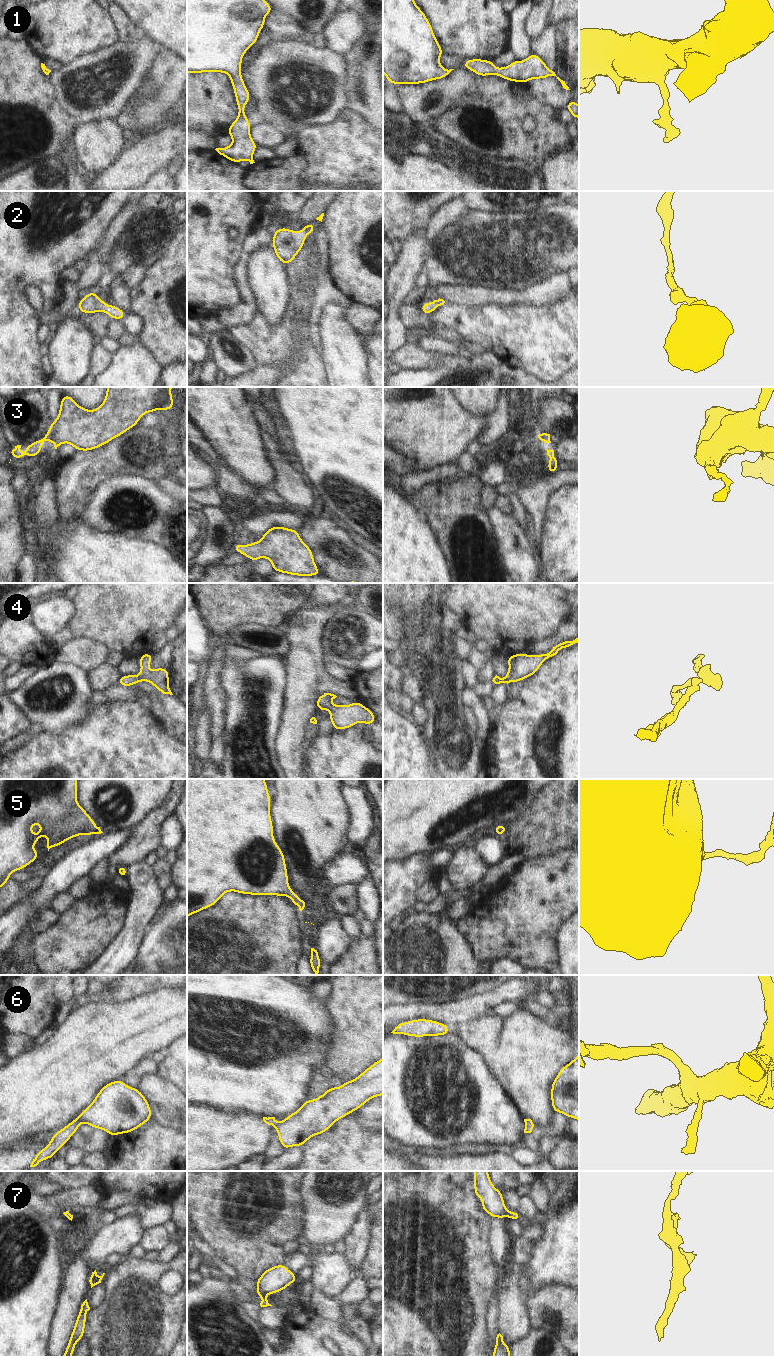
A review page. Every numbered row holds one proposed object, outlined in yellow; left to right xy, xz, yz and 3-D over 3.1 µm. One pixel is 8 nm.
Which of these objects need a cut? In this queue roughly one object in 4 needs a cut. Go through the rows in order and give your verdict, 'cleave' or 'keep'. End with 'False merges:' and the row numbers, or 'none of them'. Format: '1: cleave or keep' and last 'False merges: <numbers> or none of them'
1: keep
2: keep
3: keep
4: keep
5: keep
6: keep
7: cleave
False merges: 7

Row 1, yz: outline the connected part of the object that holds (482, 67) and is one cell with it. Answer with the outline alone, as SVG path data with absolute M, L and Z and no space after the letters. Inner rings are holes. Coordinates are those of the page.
M531 53L523 61L515 59L506 67L496 68L494 61L486 59L466 59L462 67L482 77L495 74L503 79L518 83L527 83L531 79L545 79L549 76L556 76L555 72L549 69L545 62L534 53ZM559 77L557 79L564 89L570 90L565 81Z

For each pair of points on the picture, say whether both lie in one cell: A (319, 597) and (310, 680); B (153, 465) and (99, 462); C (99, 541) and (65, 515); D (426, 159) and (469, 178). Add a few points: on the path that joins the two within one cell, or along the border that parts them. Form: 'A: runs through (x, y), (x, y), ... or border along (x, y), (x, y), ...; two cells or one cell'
A: border along (339, 602), (333, 605), (307, 606); two cells
B: runs through (140, 462), (112, 462); one cell
C: border along (58, 518), (63, 521), (74, 519); two cells
D: runs through (437, 170), (445, 178), (458, 178); one cell

